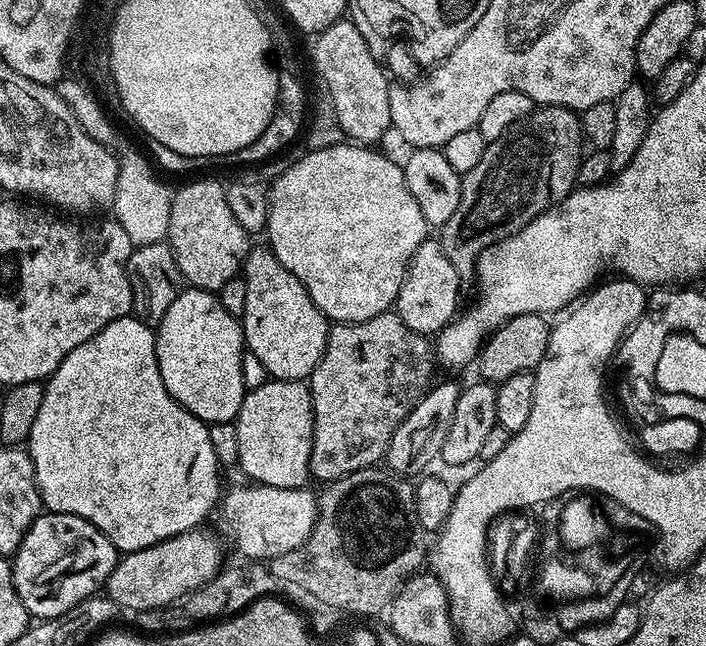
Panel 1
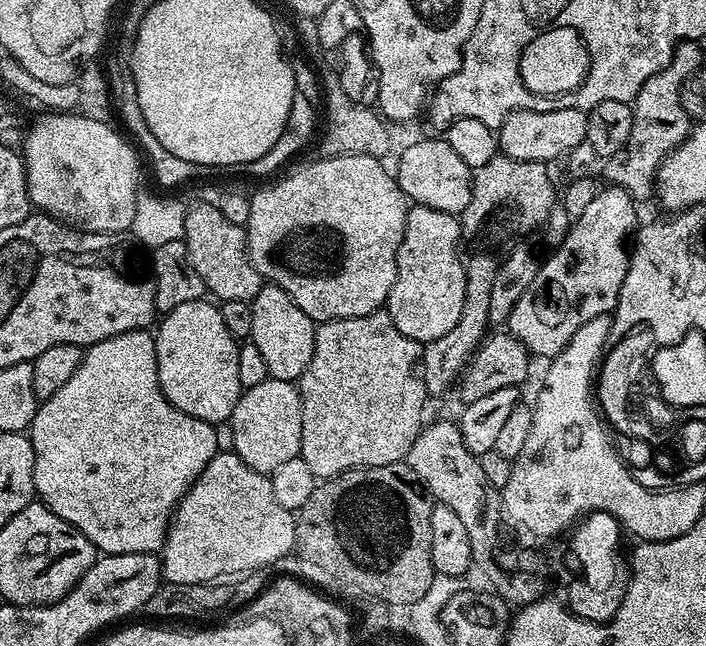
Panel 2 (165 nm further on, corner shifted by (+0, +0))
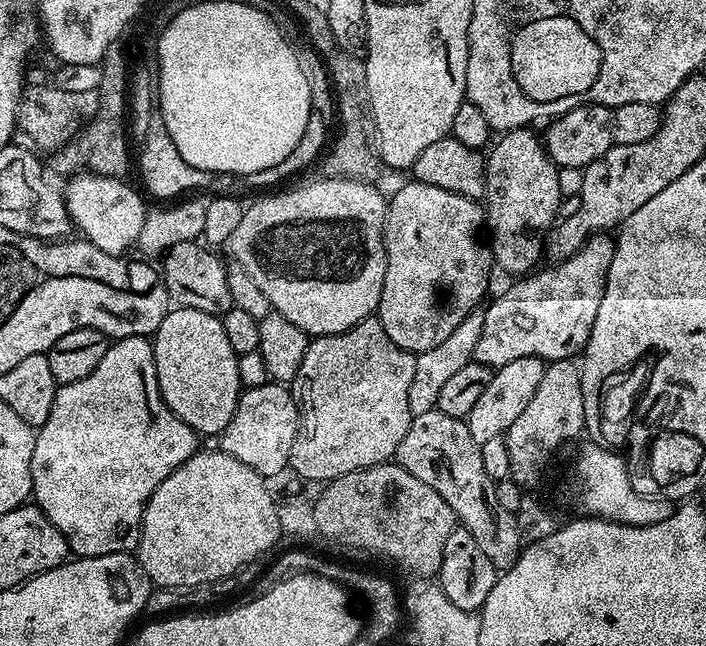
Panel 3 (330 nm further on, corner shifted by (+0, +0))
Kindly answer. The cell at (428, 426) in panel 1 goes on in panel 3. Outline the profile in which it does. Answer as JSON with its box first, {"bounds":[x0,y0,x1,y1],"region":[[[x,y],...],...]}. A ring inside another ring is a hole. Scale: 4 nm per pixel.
{"bounds":[482,127,562,278],"region":[[[531,127],[516,128],[513,132],[505,132],[499,137],[500,140],[491,145],[490,151],[487,153],[484,161],[484,199],[482,201],[482,211],[486,217],[486,247],[492,253],[492,259],[495,267],[500,268],[504,272],[513,272],[513,277],[520,278],[525,274],[531,273],[533,269],[541,263],[542,253],[544,252],[544,241],[548,235],[548,231],[552,229],[553,224],[557,223],[558,217],[562,212],[562,197],[558,190],[558,174],[556,173],[556,163],[548,157],[548,151],[544,148],[544,141],[539,135],[532,133]]]}

